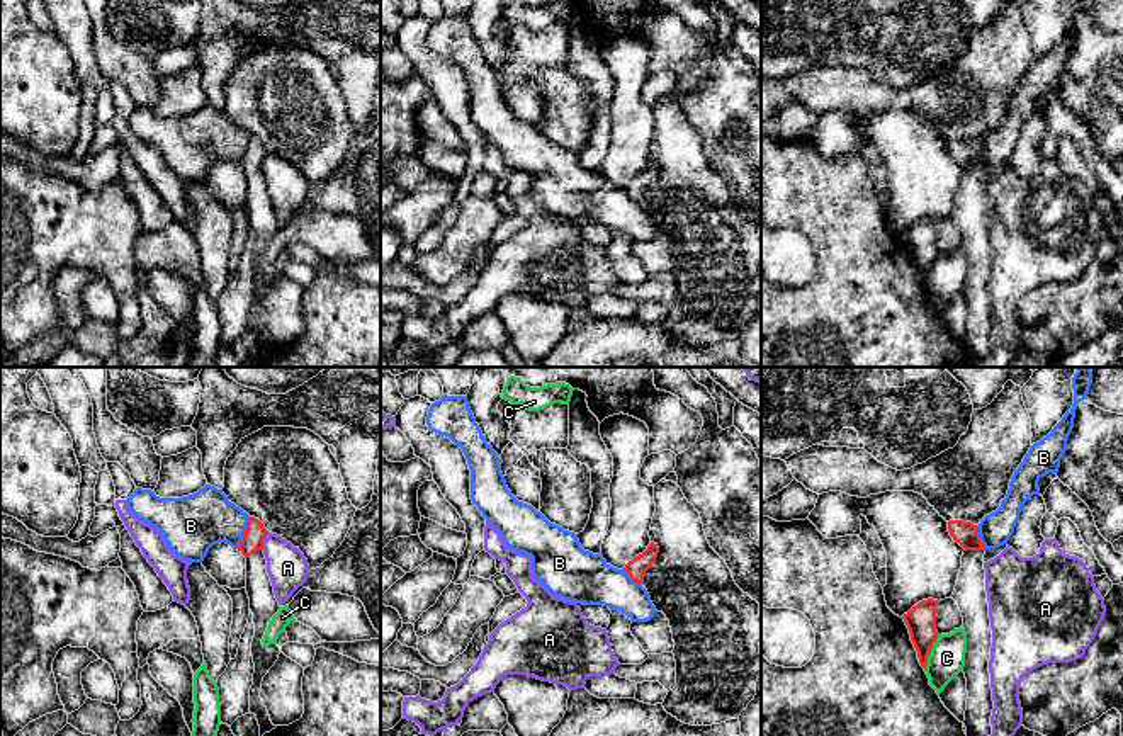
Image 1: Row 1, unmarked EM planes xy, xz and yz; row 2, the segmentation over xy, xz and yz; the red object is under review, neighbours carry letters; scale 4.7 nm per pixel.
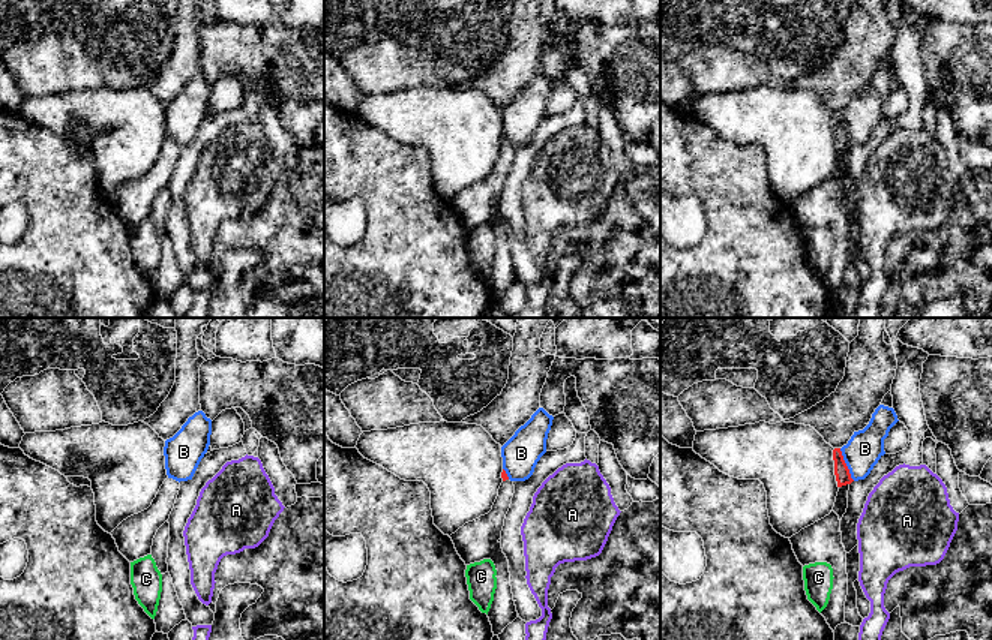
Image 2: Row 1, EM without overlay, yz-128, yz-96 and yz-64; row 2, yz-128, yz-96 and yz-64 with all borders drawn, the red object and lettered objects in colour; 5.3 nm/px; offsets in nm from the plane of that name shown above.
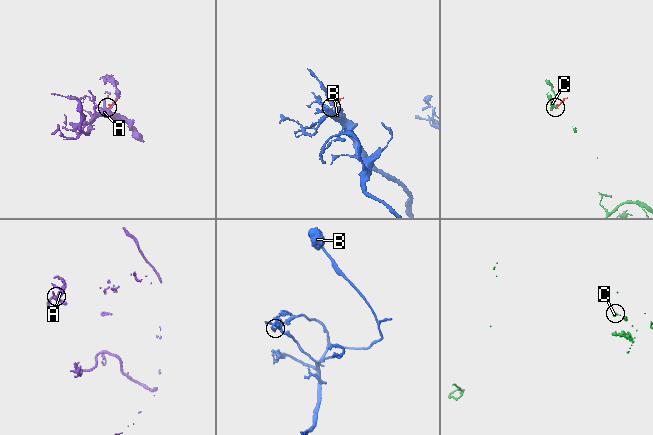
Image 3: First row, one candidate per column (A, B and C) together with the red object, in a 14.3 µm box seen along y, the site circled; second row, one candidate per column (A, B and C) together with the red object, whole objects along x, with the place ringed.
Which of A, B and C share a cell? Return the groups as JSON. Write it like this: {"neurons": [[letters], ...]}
{"neurons": [["A"], ["B"], ["C"]]}

